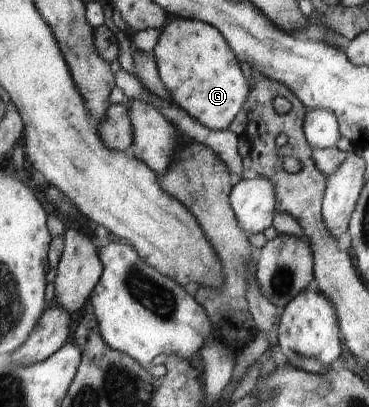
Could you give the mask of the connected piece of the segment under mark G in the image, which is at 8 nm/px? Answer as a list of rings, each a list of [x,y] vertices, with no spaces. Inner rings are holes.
[[[171,17],[151,52],[174,103],[206,128],[217,131],[228,129],[251,92],[244,80],[241,62],[226,42],[227,39],[211,23]]]

